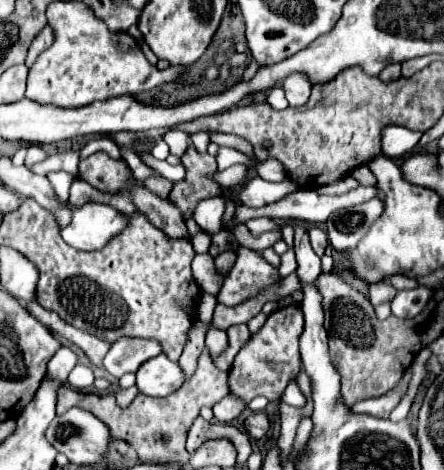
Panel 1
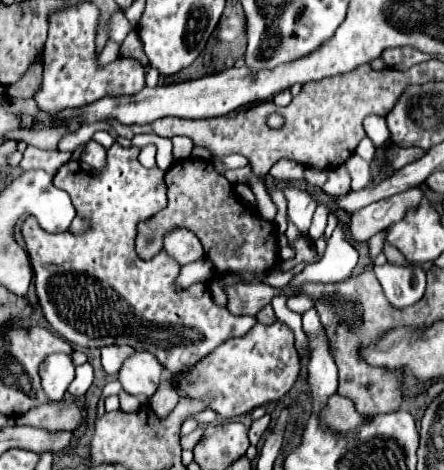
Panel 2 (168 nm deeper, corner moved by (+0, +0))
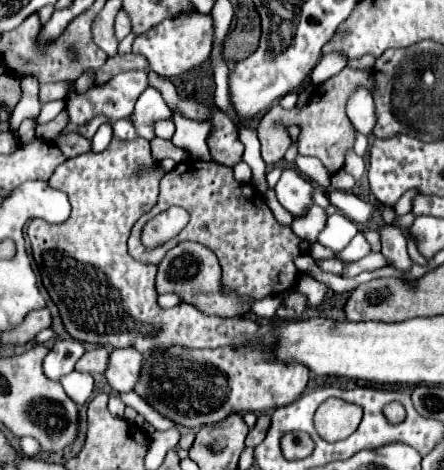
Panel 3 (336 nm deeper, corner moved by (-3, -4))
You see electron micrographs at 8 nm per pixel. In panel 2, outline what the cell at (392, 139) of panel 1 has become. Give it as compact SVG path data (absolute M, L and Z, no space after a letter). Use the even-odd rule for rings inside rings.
M368 115L362 121L362 125L364 125L366 135L374 141L376 147L384 147L384 145L390 143L390 135L388 135L388 127L386 127L384 117L380 117L380 115Z

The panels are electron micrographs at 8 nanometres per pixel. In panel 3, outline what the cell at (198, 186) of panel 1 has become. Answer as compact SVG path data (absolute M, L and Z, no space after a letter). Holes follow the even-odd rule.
M191 159L175 165L173 171L165 173L165 177L161 179L157 205L133 225L129 237L129 255L141 263L159 265L173 243L177 245L181 241L197 241L217 255L223 269L225 291L235 291L239 295L261 299L267 295L281 295L297 285L297 267L293 265L293 257L301 253L301 239L291 231L291 227L279 225L275 221L271 209L265 205L263 193L259 193L257 187L243 183L241 189L241 185L233 179L231 167L225 167L221 163ZM173 205L189 211L191 221L173 241L167 241L155 251L145 251L139 241L145 221L159 215L161 211L167 211Z

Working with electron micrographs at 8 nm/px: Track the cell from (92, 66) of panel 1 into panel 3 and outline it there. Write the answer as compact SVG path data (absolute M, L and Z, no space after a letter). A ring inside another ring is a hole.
M127 71L121 75L115 75L111 81L95 85L91 89L87 89L85 93L77 93L75 83L71 83L67 89L67 97L65 97L65 111L71 119L71 123L75 123L75 125L83 125L89 119L93 119L95 115L107 115L111 121L117 121L117 119L123 119L133 113L135 101L139 99L139 95L145 89L147 89L147 75L143 71Z

